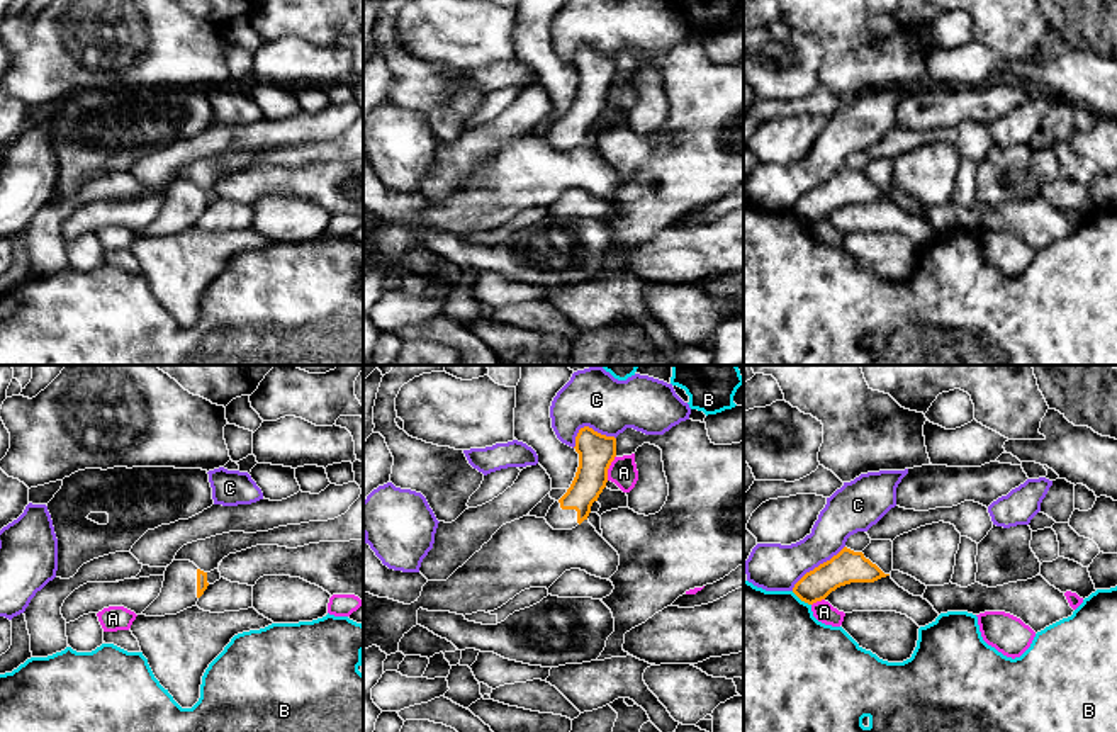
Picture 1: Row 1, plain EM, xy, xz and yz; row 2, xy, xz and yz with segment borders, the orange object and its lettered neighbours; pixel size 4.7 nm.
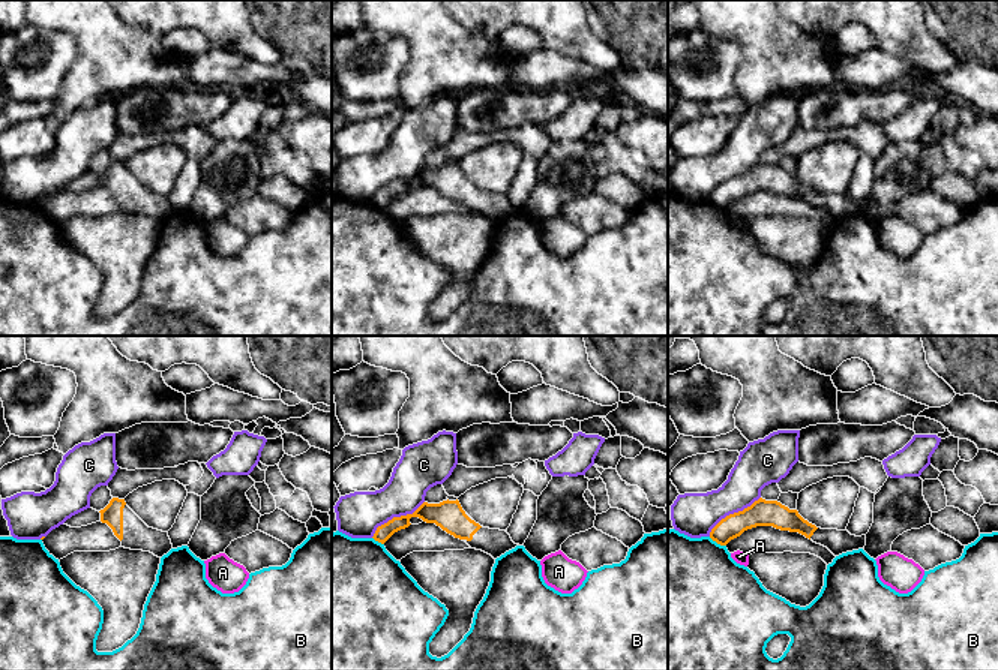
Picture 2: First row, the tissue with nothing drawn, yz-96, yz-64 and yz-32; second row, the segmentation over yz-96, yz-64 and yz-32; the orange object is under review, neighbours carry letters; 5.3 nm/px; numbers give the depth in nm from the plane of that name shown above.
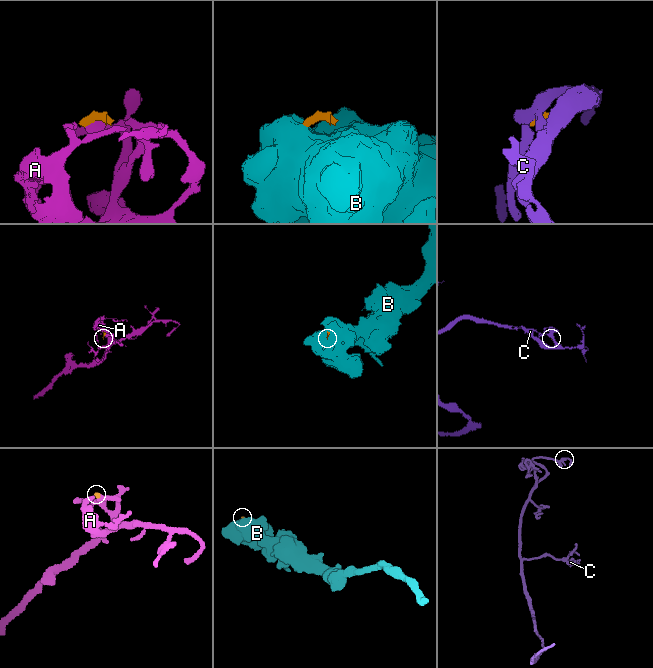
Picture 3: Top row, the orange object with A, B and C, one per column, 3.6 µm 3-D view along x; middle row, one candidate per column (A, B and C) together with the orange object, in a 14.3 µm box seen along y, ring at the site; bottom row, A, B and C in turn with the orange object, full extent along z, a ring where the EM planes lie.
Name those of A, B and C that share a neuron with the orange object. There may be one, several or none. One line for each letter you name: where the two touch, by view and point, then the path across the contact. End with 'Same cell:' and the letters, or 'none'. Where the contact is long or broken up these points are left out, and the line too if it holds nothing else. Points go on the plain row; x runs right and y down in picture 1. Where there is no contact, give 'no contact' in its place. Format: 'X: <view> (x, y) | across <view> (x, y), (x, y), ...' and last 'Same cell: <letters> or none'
Same cell: none

